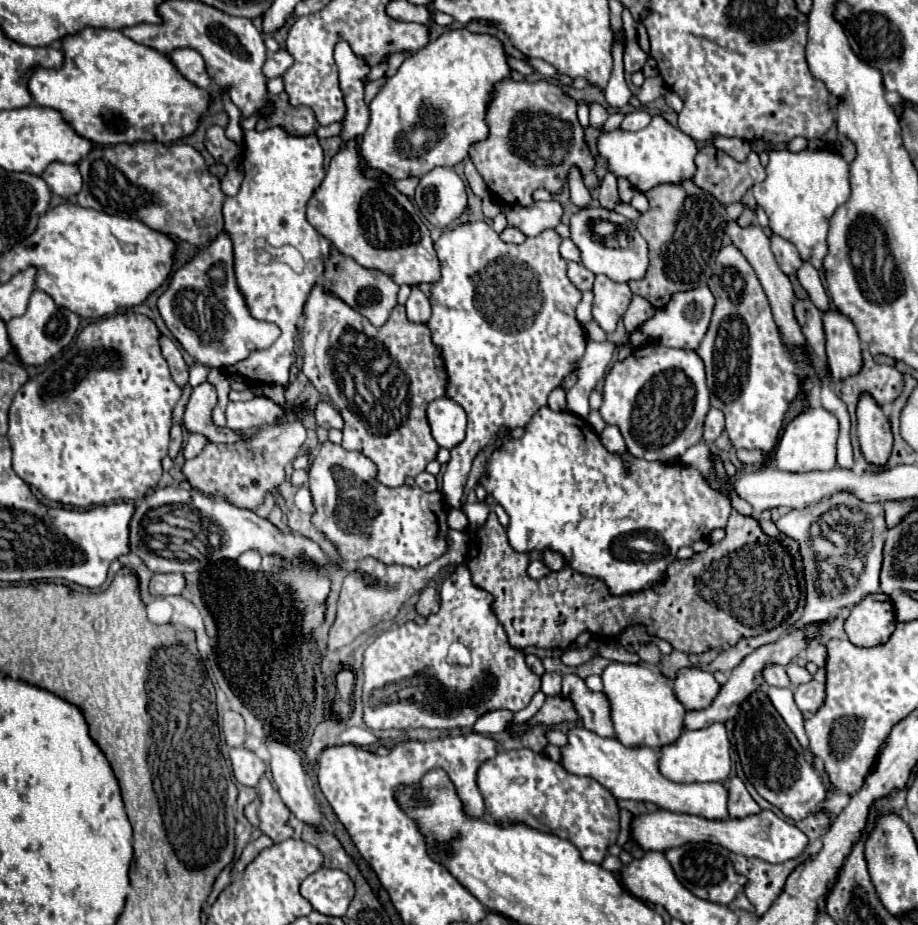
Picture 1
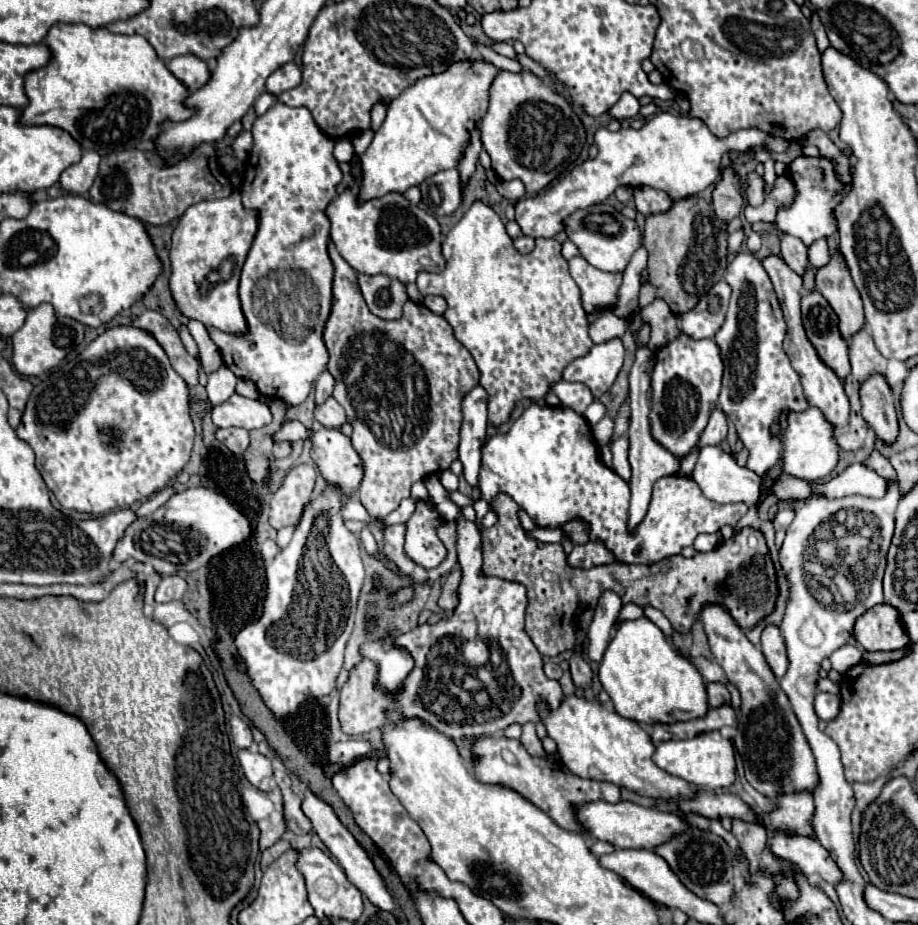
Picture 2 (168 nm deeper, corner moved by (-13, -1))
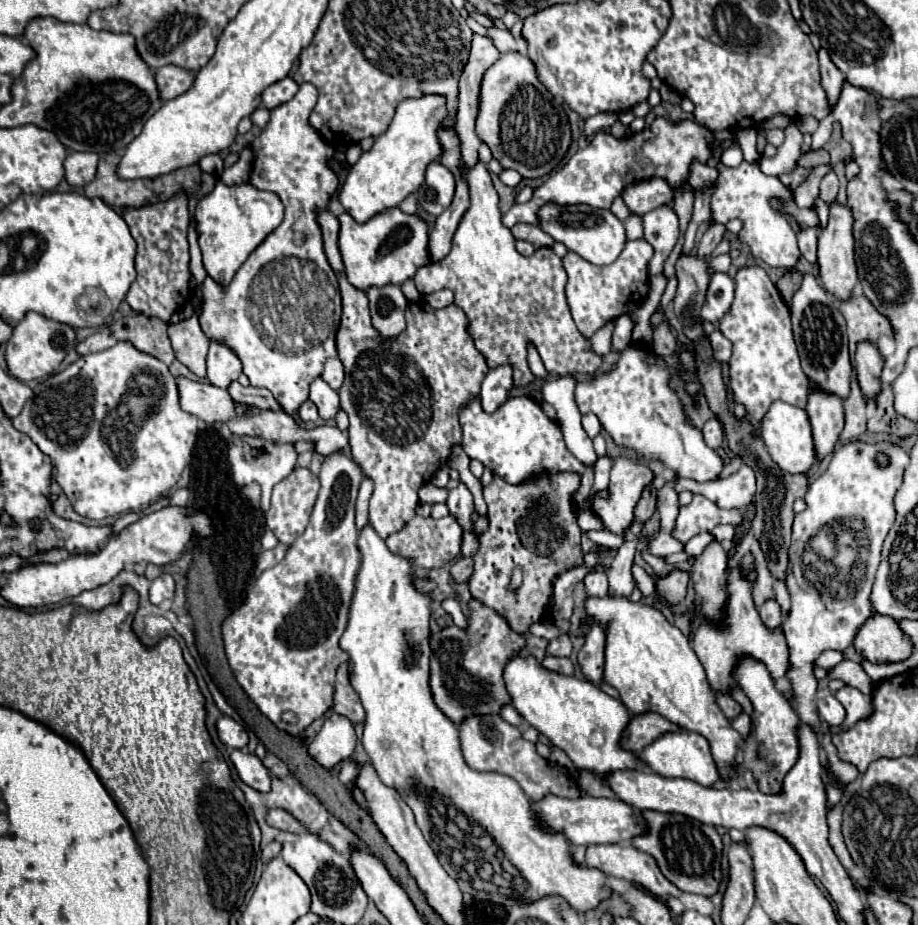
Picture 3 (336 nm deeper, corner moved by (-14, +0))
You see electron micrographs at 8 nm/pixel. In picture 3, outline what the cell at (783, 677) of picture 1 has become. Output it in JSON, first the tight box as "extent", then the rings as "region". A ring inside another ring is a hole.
{"extent":[758,600,782,630],"region":[[[776,600],[764,602],[764,606],[758,612],[768,630],[778,630],[782,626],[782,614],[780,614],[780,606]]]}

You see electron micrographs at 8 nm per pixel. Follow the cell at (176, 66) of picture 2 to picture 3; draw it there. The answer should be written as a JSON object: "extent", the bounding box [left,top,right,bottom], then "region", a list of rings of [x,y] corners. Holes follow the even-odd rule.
{"extent":[156,64,194,100],"region":[[[166,64],[156,70],[156,82],[160,88],[162,100],[172,100],[180,94],[184,94],[194,84],[194,72],[182,66]]]}

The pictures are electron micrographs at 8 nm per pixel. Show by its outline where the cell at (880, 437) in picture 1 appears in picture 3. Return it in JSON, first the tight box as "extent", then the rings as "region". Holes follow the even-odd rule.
{"extent":[856,342,884,400],"region":[[[862,342],[856,352],[856,370],[858,370],[860,390],[866,400],[878,398],[882,390],[882,380],[880,380],[882,368],[884,368],[884,360],[880,358],[878,348],[868,342]]]}

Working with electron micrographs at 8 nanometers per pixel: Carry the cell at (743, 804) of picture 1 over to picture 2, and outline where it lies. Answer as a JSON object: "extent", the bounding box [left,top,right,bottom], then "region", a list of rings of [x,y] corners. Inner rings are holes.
{"extent":[731,819,767,873],"region":[[[735,819],[731,833],[737,837],[737,841],[741,845],[743,857],[749,863],[749,871],[751,873],[759,871],[763,851],[767,849],[767,831],[757,823],[745,823],[745,821]]]}

